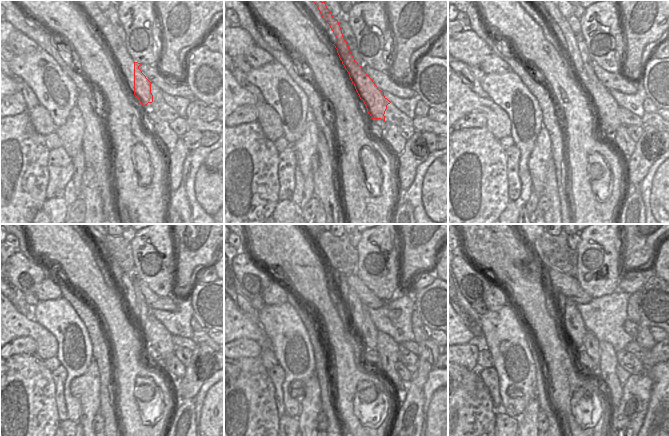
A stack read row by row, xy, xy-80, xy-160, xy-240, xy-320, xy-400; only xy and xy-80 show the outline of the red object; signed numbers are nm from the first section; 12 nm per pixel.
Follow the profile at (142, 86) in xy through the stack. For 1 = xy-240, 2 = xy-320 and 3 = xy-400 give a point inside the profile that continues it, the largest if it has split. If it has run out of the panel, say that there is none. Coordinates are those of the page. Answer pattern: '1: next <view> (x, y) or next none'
1: next xy-240 (155, 334)
2: next xy-320 (387, 348)
3: next xy-400 (608, 368)

